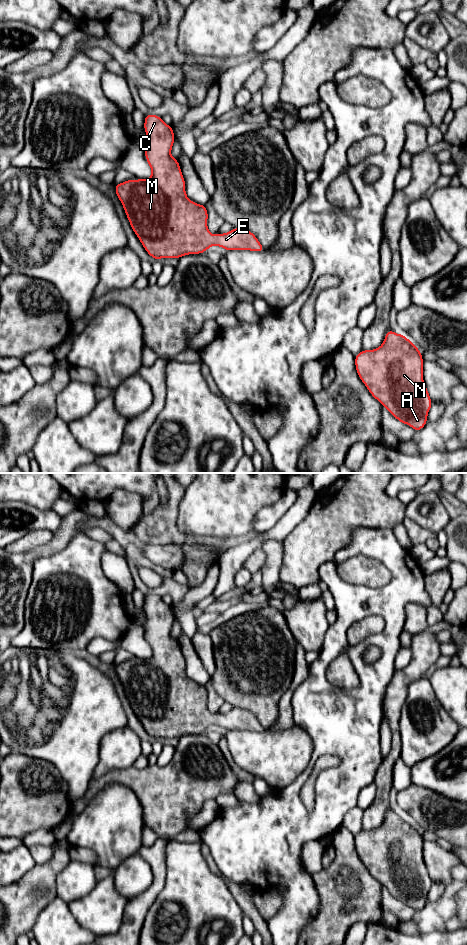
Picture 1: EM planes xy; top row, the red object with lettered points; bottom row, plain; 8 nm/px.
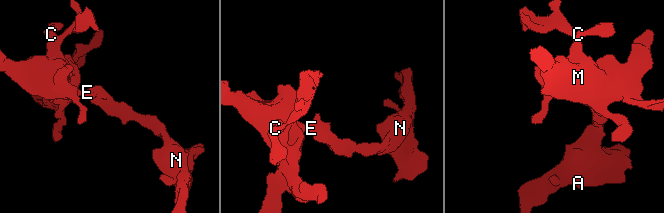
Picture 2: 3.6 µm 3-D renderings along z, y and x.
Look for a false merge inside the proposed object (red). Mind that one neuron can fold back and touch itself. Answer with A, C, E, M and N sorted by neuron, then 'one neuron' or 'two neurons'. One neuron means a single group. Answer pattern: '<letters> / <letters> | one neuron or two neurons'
A C E M N | one neuron

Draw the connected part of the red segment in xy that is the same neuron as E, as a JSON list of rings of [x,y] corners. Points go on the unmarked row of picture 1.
[[[145,595],[144,610],[147,614],[145,638],[151,647],[149,659],[129,659],[115,665],[115,673],[123,685],[132,710],[142,723],[146,732],[159,740],[178,738],[189,734],[202,734],[213,725],[230,730],[249,730],[262,732],[265,728],[249,710],[233,708],[228,713],[212,715],[208,710],[206,685],[191,681],[185,671],[185,660],[177,639],[171,636],[175,621],[173,607],[167,605],[162,597]]]

